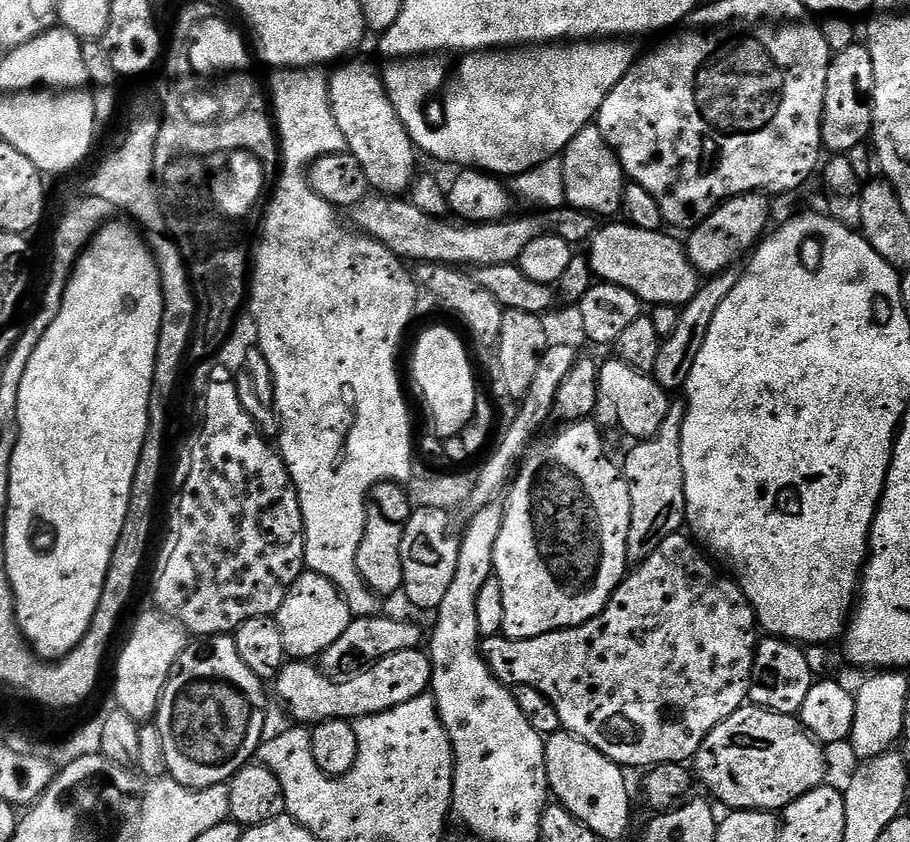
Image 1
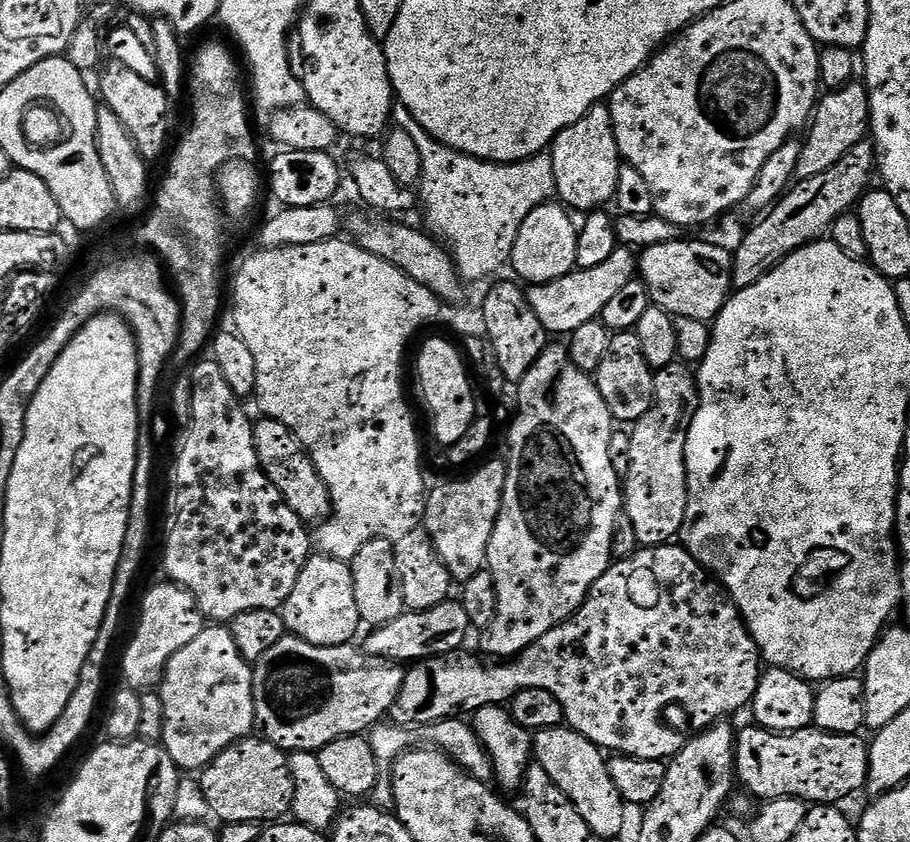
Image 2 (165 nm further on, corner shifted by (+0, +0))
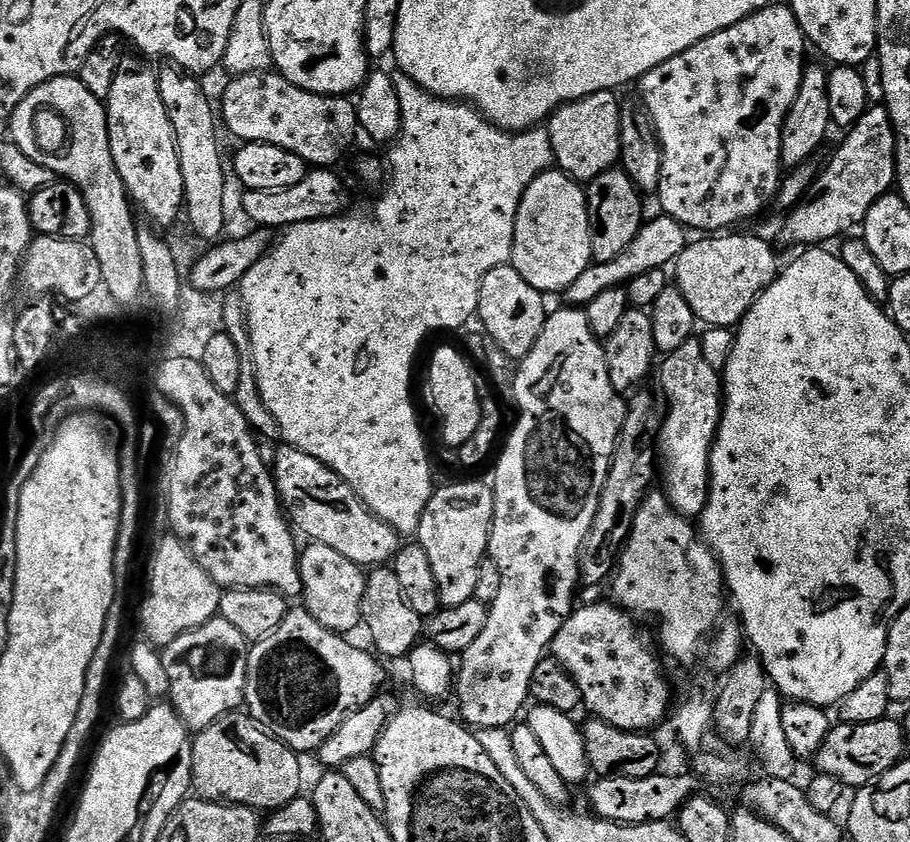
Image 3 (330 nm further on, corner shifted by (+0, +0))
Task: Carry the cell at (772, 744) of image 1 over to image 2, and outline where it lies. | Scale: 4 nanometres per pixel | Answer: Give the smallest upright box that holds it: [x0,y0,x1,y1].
[736,726,869,805]

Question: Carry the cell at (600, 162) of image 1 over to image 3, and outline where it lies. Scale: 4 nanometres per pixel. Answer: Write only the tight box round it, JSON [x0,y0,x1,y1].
[546,91,621,182]

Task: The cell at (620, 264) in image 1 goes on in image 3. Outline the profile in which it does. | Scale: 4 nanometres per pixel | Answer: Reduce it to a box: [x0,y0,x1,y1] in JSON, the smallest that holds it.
[674,234,778,328]

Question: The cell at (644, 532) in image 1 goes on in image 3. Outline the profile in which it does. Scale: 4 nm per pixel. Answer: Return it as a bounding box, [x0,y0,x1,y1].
[658,338,722,518]

